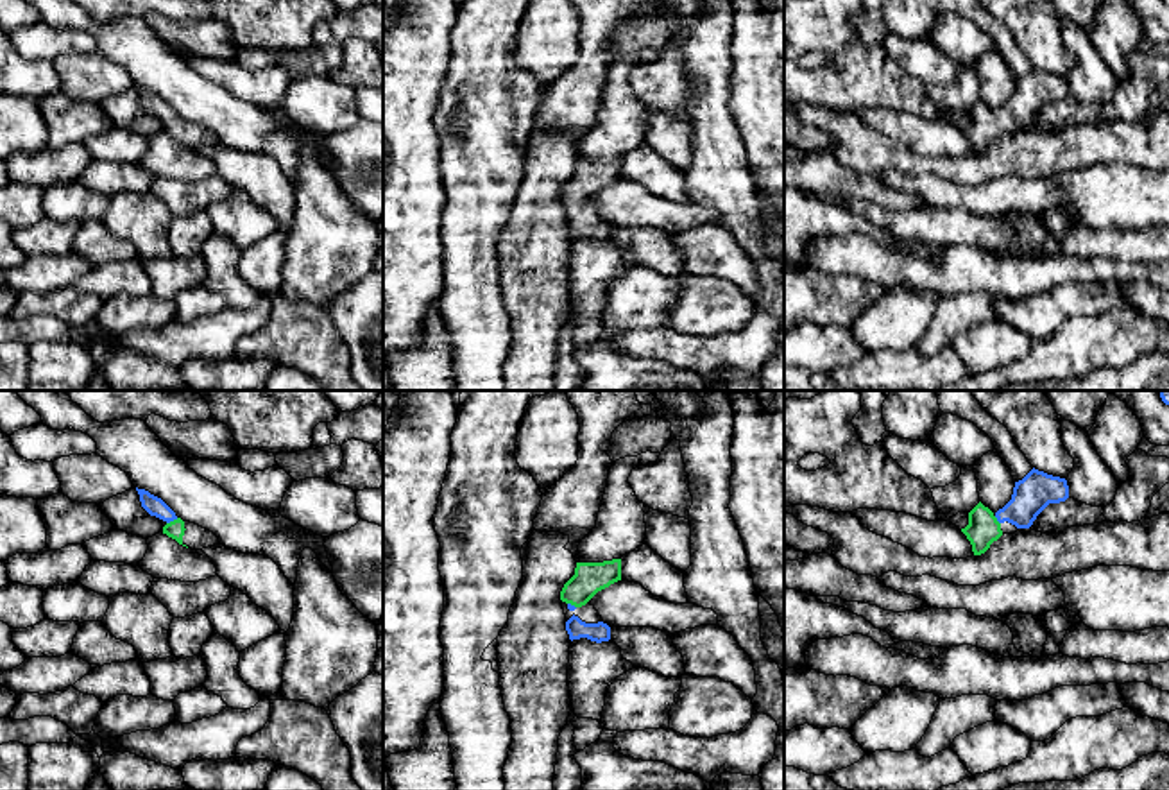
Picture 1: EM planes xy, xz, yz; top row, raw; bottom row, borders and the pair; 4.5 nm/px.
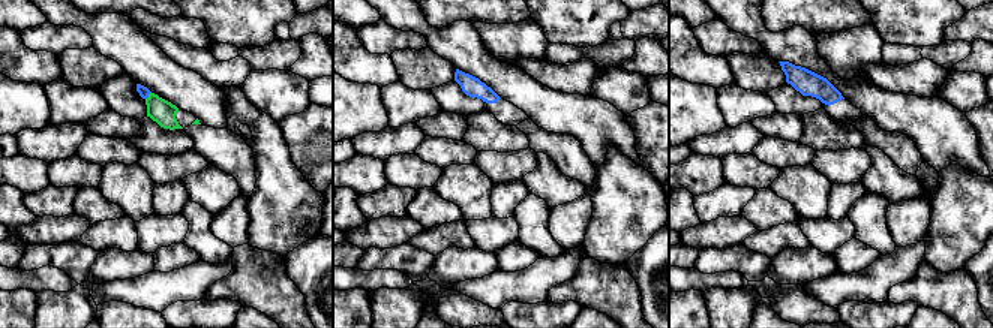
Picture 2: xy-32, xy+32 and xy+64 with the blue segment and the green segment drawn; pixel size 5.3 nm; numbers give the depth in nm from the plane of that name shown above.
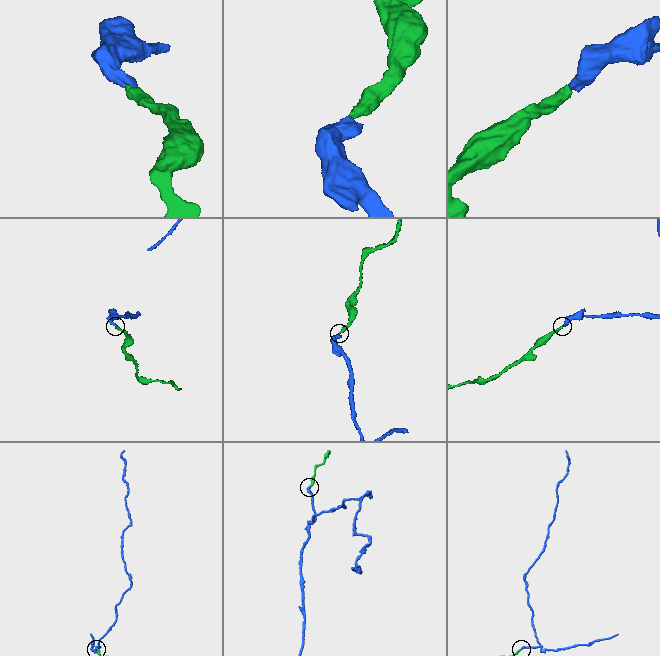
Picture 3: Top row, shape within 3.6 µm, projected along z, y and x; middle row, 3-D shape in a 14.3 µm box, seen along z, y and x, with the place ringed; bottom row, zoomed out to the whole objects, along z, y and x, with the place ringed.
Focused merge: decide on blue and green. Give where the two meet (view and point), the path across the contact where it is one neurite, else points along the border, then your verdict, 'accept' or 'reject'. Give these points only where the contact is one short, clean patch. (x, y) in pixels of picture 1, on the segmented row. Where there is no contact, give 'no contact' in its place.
contact xy (172, 520); way xy (154, 506), (172, 520), (176, 529); accept

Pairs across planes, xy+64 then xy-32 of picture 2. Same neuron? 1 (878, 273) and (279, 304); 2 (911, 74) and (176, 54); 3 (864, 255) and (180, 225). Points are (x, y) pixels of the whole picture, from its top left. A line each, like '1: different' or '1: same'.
1: different
2: same
3: different

